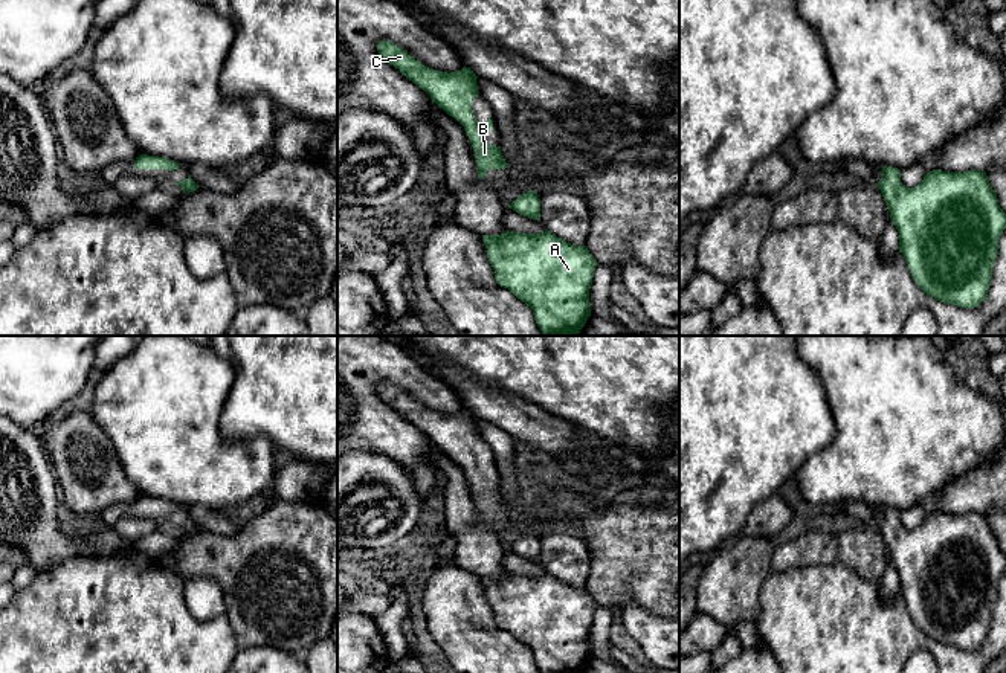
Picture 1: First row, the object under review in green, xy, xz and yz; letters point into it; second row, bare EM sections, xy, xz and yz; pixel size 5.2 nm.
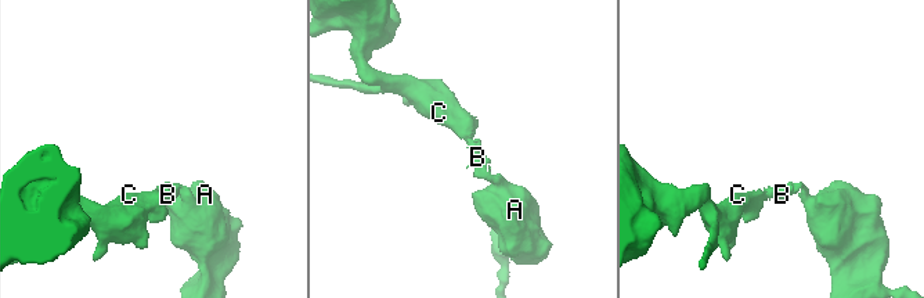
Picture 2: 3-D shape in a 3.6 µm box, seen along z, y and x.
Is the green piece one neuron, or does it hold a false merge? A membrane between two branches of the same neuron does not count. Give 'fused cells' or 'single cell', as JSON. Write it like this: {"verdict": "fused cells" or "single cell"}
{"verdict": "single cell"}

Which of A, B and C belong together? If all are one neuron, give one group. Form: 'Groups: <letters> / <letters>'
Groups: A B C

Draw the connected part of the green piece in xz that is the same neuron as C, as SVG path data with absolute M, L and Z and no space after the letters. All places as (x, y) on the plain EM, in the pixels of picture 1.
M385 382L377 385L377 392L391 407L423 430L440 450L464 469L475 490L478 517L482 522L488 511L505 511L508 508L501 490L482 482L485 475L492 475L493 462L488 459L481 465L475 461L472 444L479 433L473 412L466 407L450 415L429 411L397 386Z

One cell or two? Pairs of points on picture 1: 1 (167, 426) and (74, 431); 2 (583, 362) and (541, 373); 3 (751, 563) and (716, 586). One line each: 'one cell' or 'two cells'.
1: two cells
2: one cell
3: one cell

